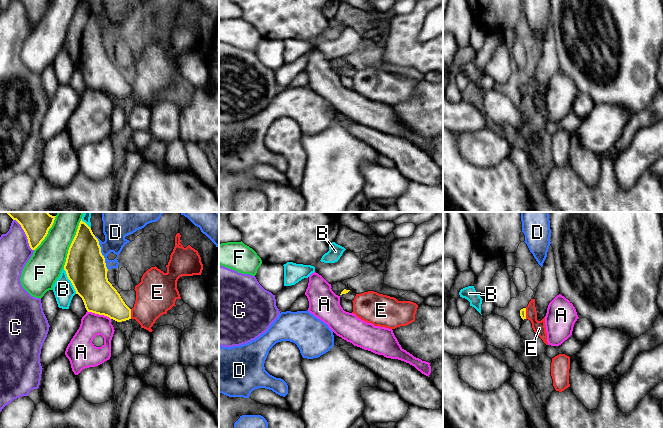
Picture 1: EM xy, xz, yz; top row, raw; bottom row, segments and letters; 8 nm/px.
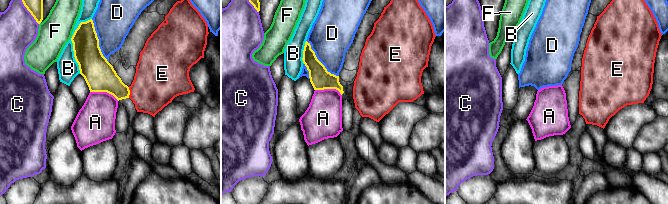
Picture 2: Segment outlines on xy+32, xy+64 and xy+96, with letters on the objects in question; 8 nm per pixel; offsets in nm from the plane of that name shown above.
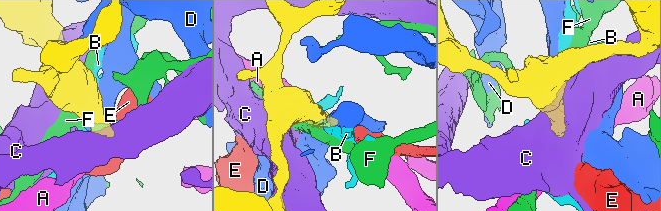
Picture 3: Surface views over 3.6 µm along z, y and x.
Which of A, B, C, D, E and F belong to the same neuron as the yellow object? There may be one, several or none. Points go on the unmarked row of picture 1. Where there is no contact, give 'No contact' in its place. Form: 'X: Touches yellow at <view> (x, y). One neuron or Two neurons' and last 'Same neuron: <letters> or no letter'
A: Touches yellow at xy (99, 90). Two neurons
B: Touches yellow at xy (70, 56). Two neurons
C: Touches yellow at xy (27, 13). Two neurons
D: Touches yellow at xy (101, 29). Two neurons
E: Touches yellow at xy (130, 90). Two neurons
F: Touches yellow at xy (70, 22). Two neurons
Same neuron: no letter

